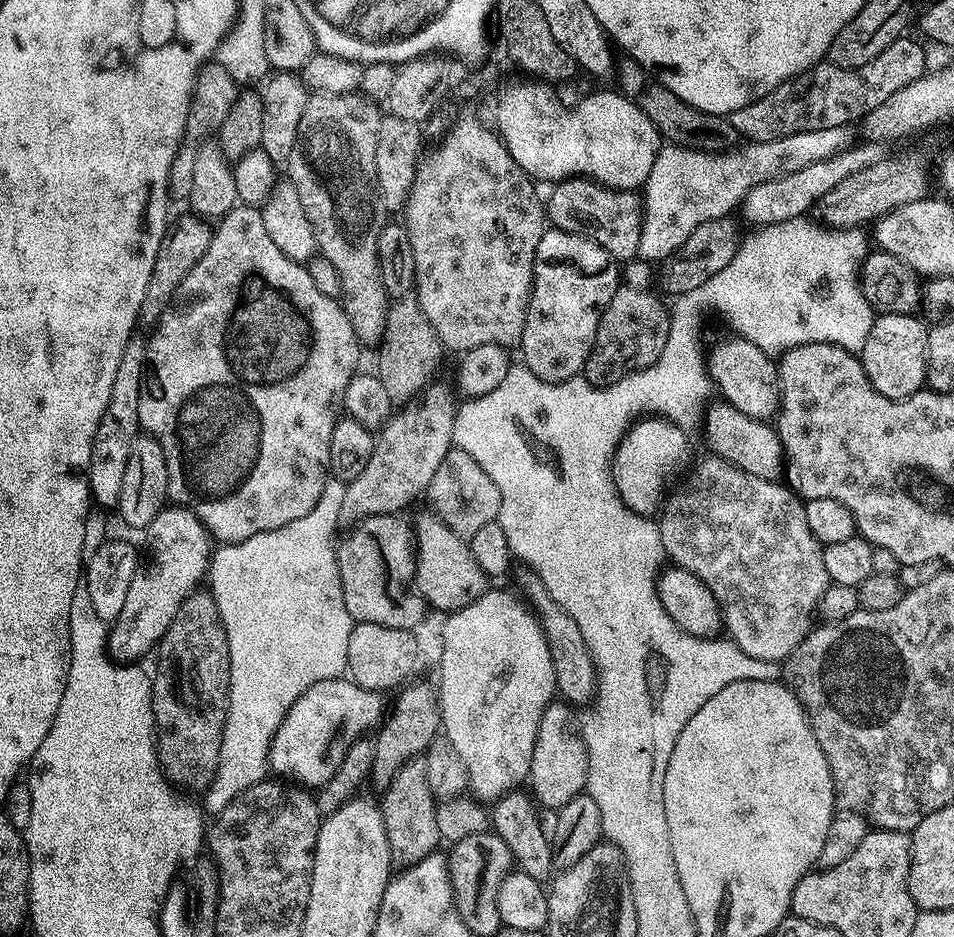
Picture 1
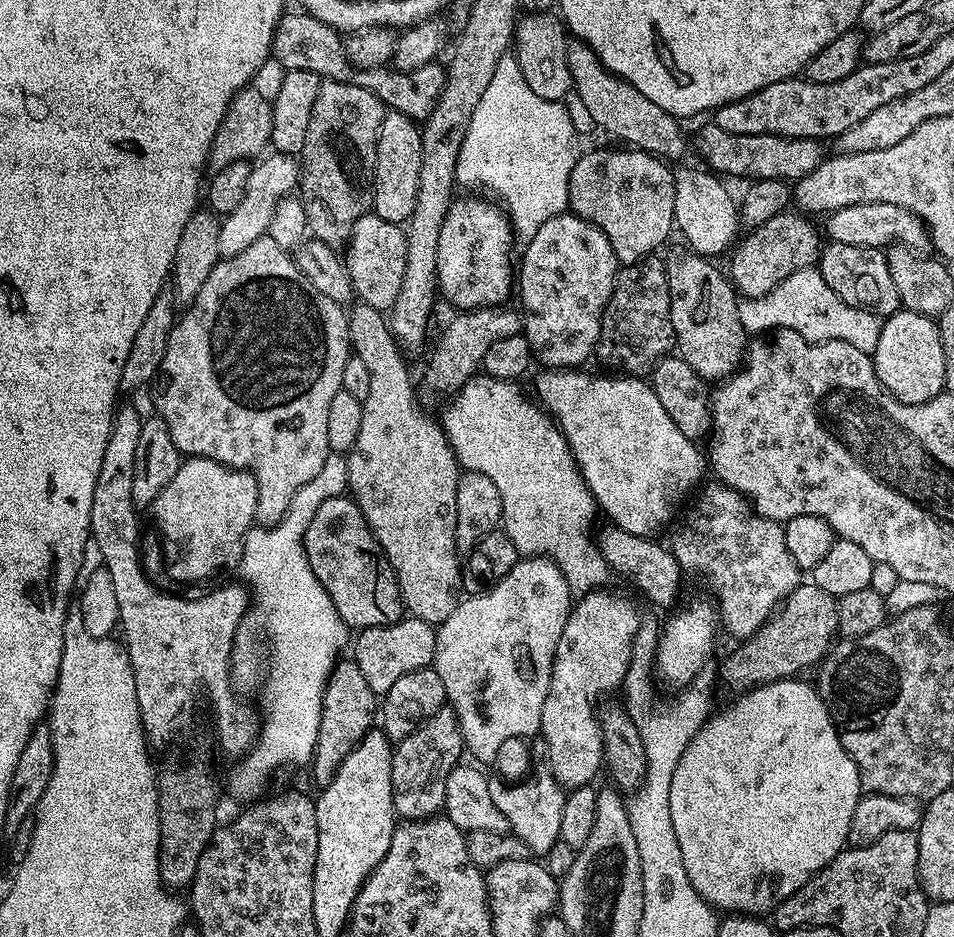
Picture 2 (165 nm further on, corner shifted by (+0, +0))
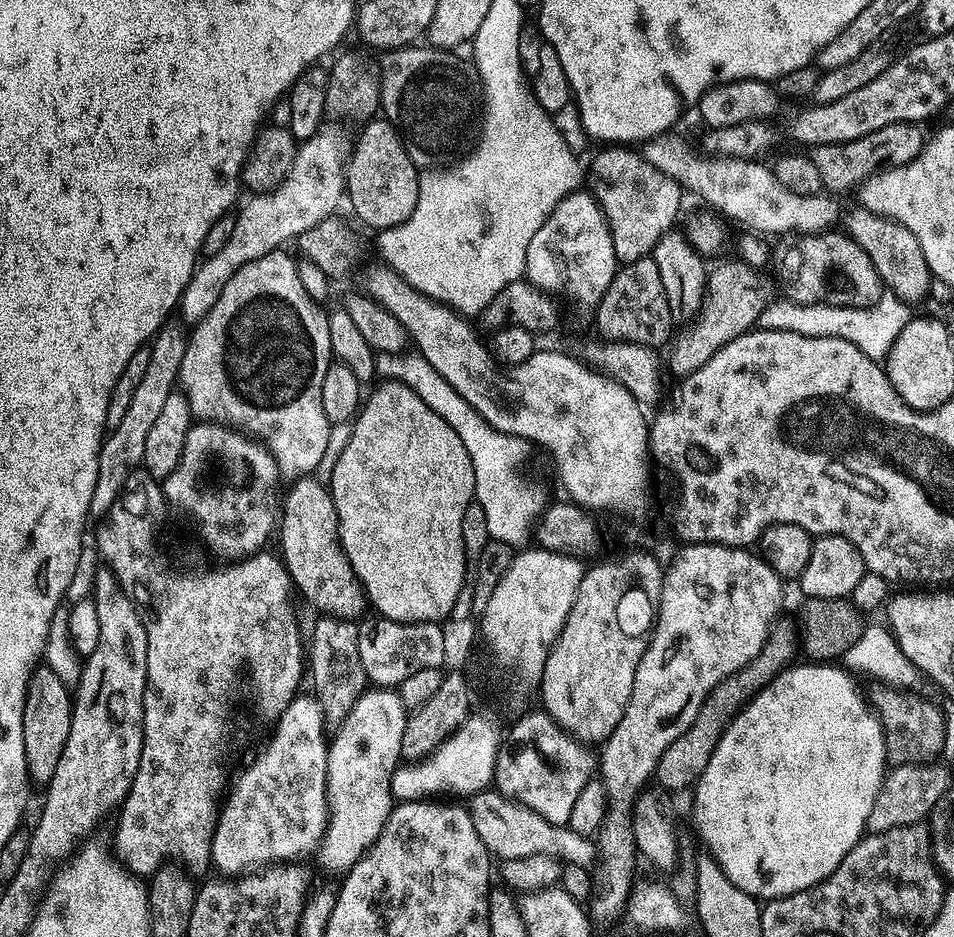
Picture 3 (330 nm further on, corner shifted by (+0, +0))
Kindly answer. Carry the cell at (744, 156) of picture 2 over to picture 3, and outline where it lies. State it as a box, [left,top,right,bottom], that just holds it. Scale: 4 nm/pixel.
[810,122,926,193]

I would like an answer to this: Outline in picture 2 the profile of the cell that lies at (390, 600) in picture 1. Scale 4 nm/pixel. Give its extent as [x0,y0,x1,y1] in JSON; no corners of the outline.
[304,495,405,629]

